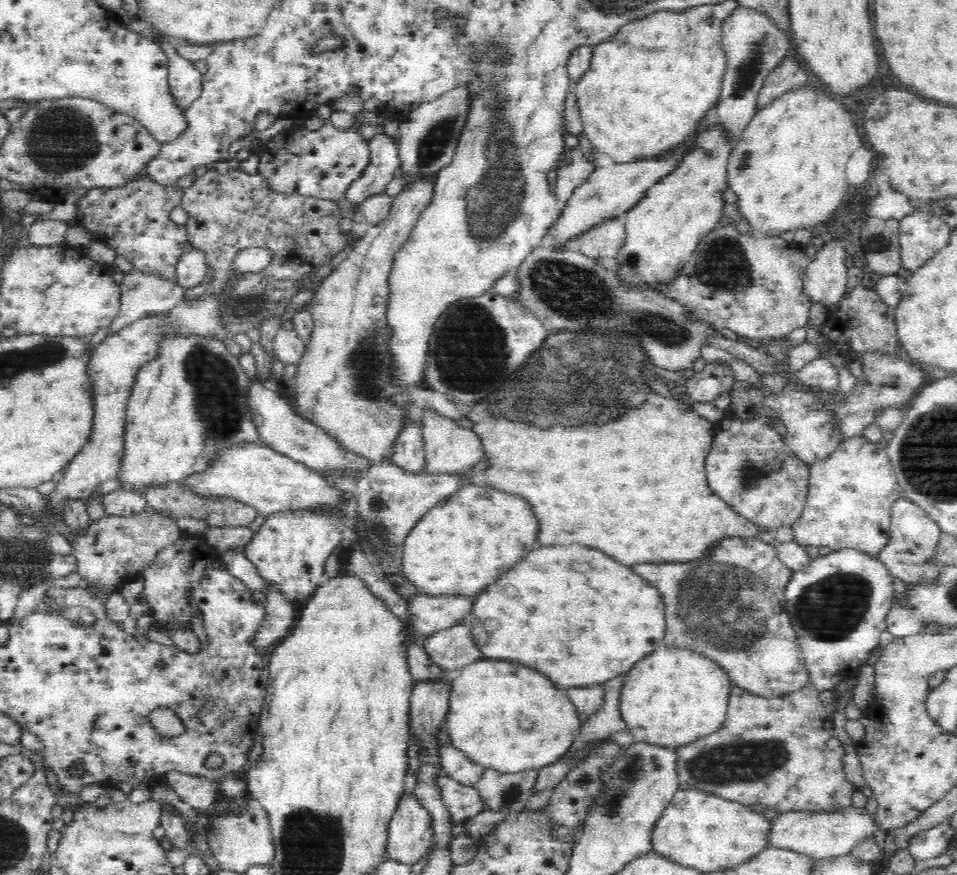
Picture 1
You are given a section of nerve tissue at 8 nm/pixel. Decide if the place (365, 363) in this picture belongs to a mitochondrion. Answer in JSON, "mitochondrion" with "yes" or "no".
{"mitochondrion":"yes"}

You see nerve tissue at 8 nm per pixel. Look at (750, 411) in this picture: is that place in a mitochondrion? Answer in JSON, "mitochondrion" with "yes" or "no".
{"mitochondrion":"no"}

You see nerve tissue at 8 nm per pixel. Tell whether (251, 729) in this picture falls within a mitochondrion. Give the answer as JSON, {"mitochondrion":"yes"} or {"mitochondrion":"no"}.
{"mitochondrion":"no"}

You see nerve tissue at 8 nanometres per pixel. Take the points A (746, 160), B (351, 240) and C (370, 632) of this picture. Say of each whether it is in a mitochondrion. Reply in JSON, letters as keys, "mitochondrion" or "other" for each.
{"A":"mitochondrion","B":"other","C":"other"}

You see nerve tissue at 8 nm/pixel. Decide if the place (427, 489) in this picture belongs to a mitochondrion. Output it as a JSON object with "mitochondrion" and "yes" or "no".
{"mitochondrion":"no"}

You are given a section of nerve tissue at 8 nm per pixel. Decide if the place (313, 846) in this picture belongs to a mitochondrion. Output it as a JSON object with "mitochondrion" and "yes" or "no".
{"mitochondrion":"yes"}

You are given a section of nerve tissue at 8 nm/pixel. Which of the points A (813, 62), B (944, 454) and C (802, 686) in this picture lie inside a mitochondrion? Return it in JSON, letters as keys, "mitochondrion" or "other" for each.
{"A":"other","B":"mitochondrion","C":"other"}

